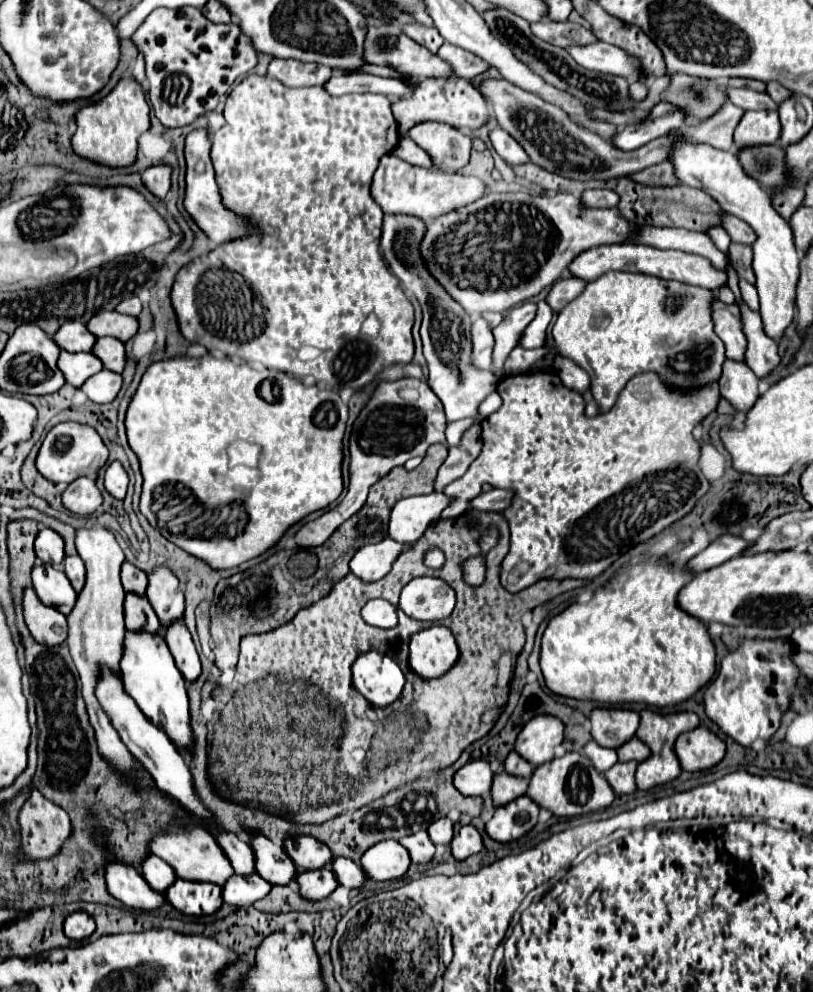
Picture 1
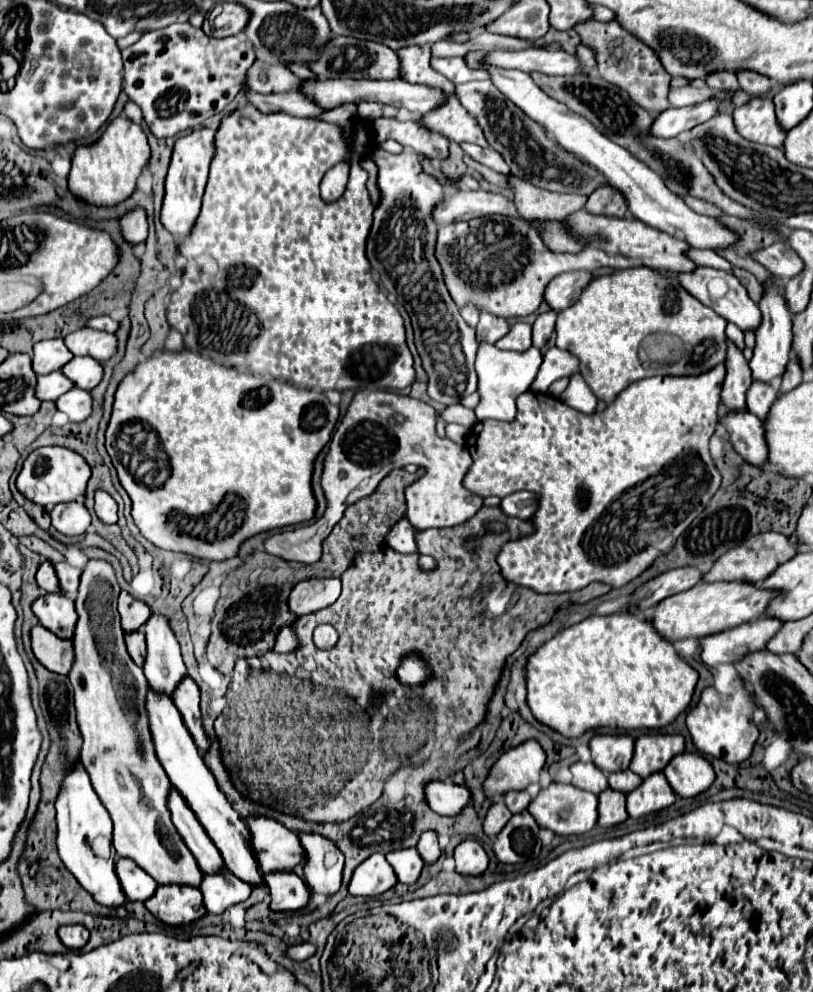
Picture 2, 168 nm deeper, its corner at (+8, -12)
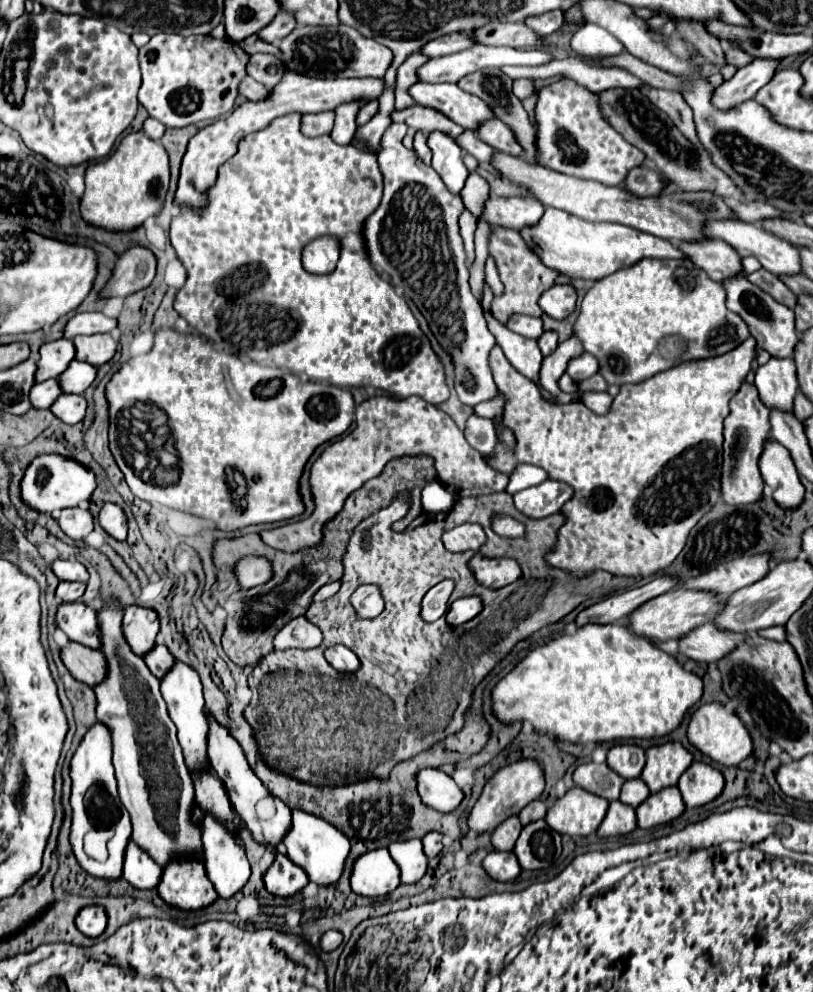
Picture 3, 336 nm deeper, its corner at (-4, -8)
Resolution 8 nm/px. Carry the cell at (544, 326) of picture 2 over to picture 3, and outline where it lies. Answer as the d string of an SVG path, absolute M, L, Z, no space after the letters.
M544 333L540 339L538 339L538 347L542 351L542 357L550 355L558 345L558 335L556 333Z

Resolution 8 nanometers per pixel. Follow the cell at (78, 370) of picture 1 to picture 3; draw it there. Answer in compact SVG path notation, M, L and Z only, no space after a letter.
M48 379L48 381L36 383L32 387L32 393L30 393L32 407L34 409L48 409L48 405L52 405L60 393L62 391L58 385L58 379Z

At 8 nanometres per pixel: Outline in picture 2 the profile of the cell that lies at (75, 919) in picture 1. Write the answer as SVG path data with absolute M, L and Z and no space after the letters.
M64 925L58 929L60 941L70 949L82 949L88 943L88 929L84 925Z

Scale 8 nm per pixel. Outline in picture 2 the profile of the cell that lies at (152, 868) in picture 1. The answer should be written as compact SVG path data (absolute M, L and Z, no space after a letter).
M118 859L116 875L128 901L146 901L158 889L158 883L144 869L132 863L132 859Z

